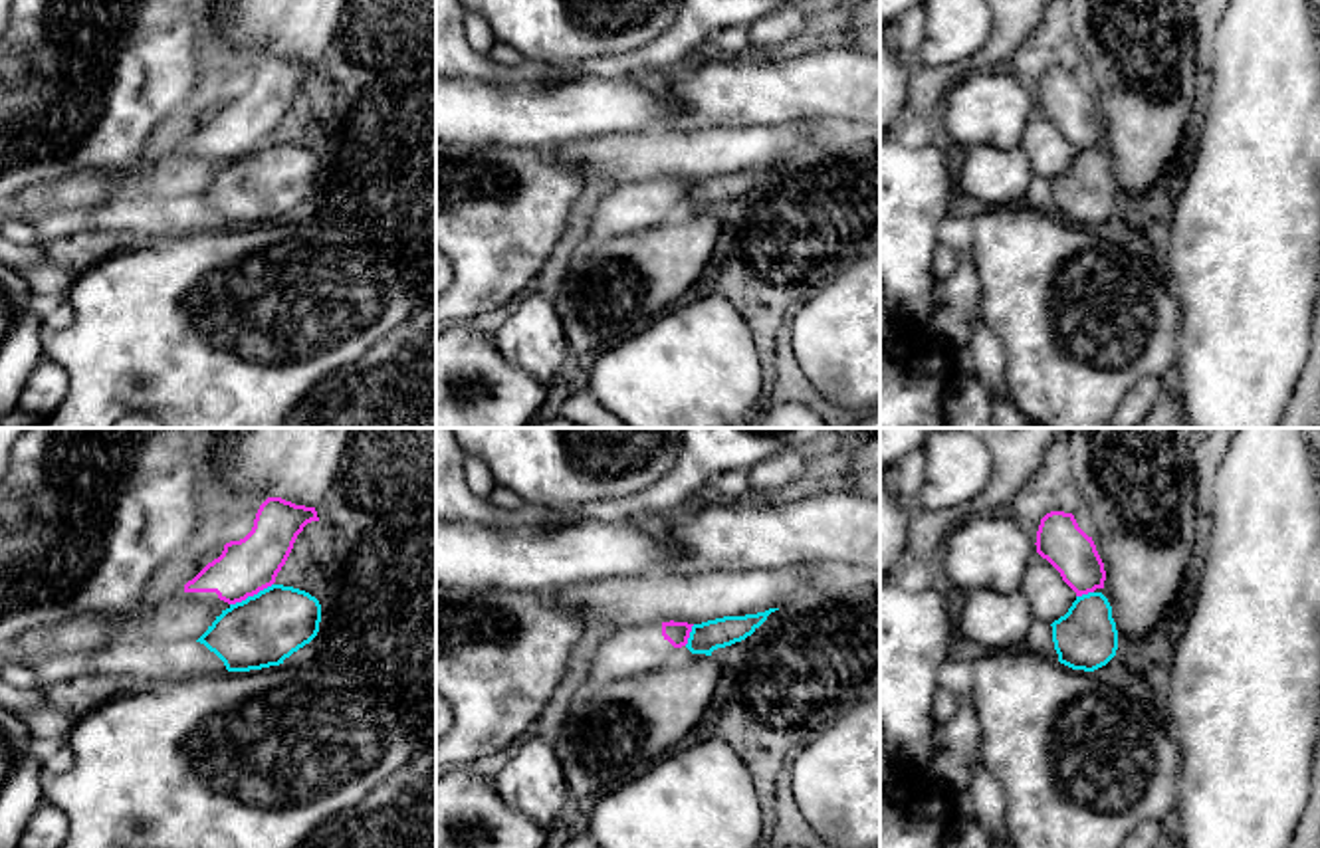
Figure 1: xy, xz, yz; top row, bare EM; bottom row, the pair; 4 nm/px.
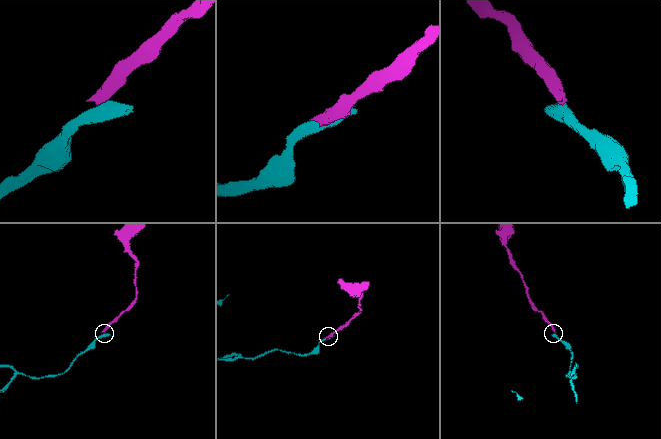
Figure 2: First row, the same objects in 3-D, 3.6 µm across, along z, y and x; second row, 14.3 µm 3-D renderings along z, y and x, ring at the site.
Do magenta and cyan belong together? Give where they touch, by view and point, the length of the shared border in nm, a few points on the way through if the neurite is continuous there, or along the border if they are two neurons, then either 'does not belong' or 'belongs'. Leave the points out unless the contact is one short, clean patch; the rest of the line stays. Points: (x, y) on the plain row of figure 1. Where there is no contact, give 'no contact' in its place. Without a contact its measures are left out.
contact xy (250, 151); length 200 nm; border xy (272, 139), (230, 161); does not belong

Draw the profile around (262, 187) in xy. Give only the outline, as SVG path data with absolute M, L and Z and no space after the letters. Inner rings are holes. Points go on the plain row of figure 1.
M272 141L222 166L196 198L214 208L228 228L250 228L283 220L317 192L319 178L315 153Z

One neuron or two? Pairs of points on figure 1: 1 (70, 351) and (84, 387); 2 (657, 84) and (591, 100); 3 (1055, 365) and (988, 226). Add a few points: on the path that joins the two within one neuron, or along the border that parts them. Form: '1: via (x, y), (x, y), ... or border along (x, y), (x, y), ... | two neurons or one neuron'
1: via (78, 359), (84, 365), (84, 379) | one neuron
2: via (641, 100), (607, 100) | one neuron
3: via (1047, 331), (1043, 282), (1021, 260) | one neuron

